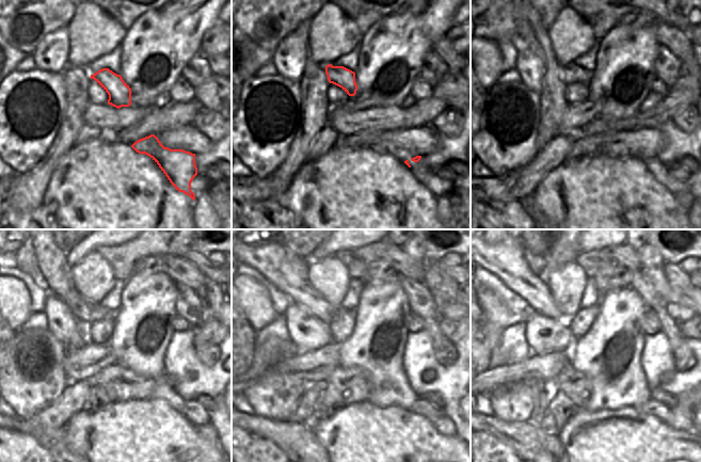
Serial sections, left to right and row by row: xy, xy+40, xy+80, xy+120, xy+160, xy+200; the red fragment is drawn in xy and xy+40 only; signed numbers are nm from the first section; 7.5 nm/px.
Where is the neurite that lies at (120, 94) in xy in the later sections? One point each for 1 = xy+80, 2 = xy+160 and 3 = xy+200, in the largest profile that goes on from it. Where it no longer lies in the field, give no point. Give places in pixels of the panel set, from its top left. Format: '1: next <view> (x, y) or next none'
1: next xy+80 (571, 74)
2: next xy+160 (265, 258)
3: next xy+200 (500, 259)

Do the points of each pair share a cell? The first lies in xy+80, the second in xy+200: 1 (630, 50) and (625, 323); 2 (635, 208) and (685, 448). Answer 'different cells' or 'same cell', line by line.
1: same cell
2: same cell

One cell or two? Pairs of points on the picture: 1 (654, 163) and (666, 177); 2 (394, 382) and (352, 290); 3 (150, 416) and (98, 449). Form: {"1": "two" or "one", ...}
{"1": "one", "2": "two", "3": "one"}

